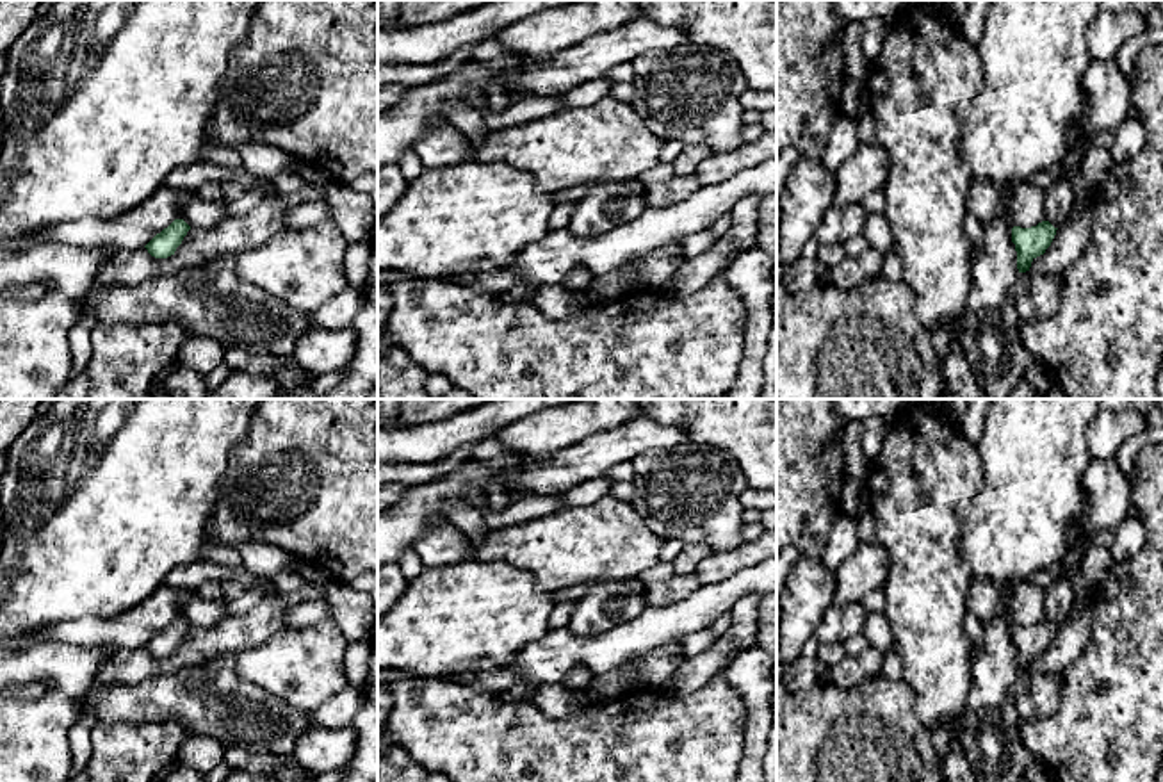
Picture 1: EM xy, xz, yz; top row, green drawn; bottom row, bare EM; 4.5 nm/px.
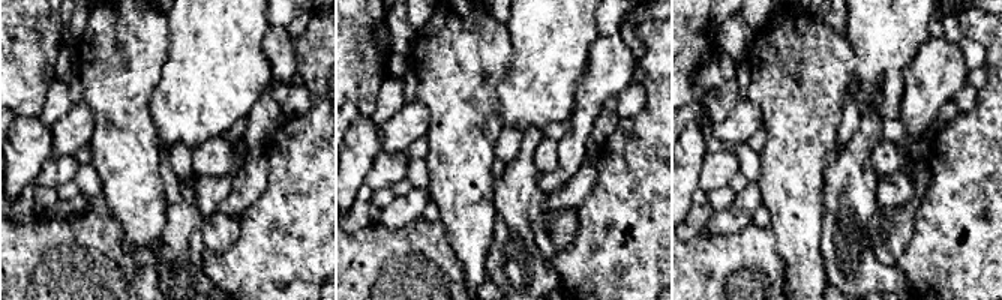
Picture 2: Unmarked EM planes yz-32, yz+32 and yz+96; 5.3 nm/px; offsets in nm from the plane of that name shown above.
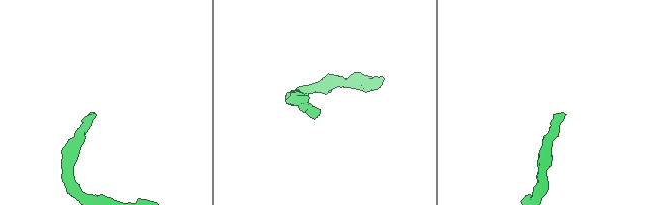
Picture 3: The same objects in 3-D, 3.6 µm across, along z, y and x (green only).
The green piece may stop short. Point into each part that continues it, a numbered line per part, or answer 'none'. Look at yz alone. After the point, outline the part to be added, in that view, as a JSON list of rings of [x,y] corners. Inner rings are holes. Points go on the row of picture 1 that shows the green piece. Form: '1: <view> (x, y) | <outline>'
1: yz (1106, 91) | [[[1115,57],[1092,61],[1083,73],[1085,110],[1076,123],[1076,143],[1060,162],[1058,178],[1045,189],[1045,219],[1054,226],[1067,219],[1079,187],[1081,144],[1101,130],[1115,130],[1127,119],[1131,84],[1120,71]]]

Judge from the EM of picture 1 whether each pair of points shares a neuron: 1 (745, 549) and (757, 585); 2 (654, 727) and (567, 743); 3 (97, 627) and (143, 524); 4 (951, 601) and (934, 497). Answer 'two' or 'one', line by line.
1: two
2: one
3: two
4: one

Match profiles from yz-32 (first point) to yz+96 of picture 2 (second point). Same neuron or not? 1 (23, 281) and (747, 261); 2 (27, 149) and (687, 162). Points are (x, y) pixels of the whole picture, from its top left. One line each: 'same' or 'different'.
1: same
2: same

